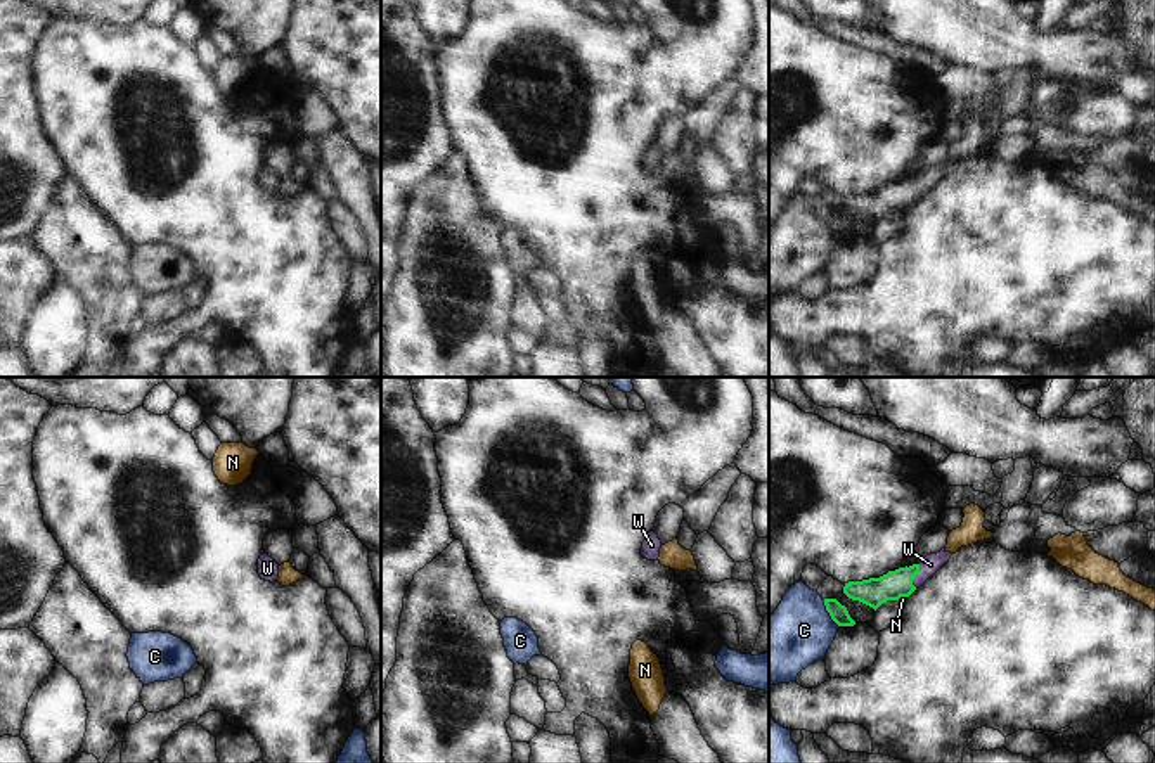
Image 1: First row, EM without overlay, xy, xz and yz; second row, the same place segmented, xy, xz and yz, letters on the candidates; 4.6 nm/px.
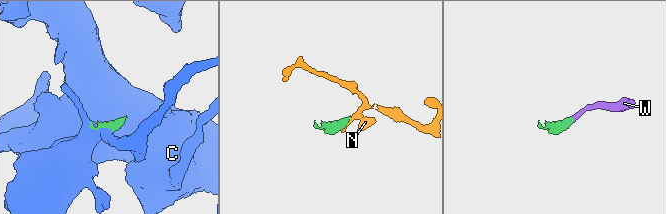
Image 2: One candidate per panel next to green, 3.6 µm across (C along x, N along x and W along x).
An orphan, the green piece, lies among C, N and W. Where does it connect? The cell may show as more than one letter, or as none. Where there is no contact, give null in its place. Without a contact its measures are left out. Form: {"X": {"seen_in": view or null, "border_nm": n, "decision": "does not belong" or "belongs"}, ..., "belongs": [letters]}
{"C": {"seen_in": "yz", "border_nm": 150, "decision": "does not belong"}, "N": {"seen_in": "yz", "border_nm": 50, "decision": "does not belong"}, "W": {"seen_in": "yz", "border_nm": 110, "decision": "belongs"}, "belongs": ["W"]}

